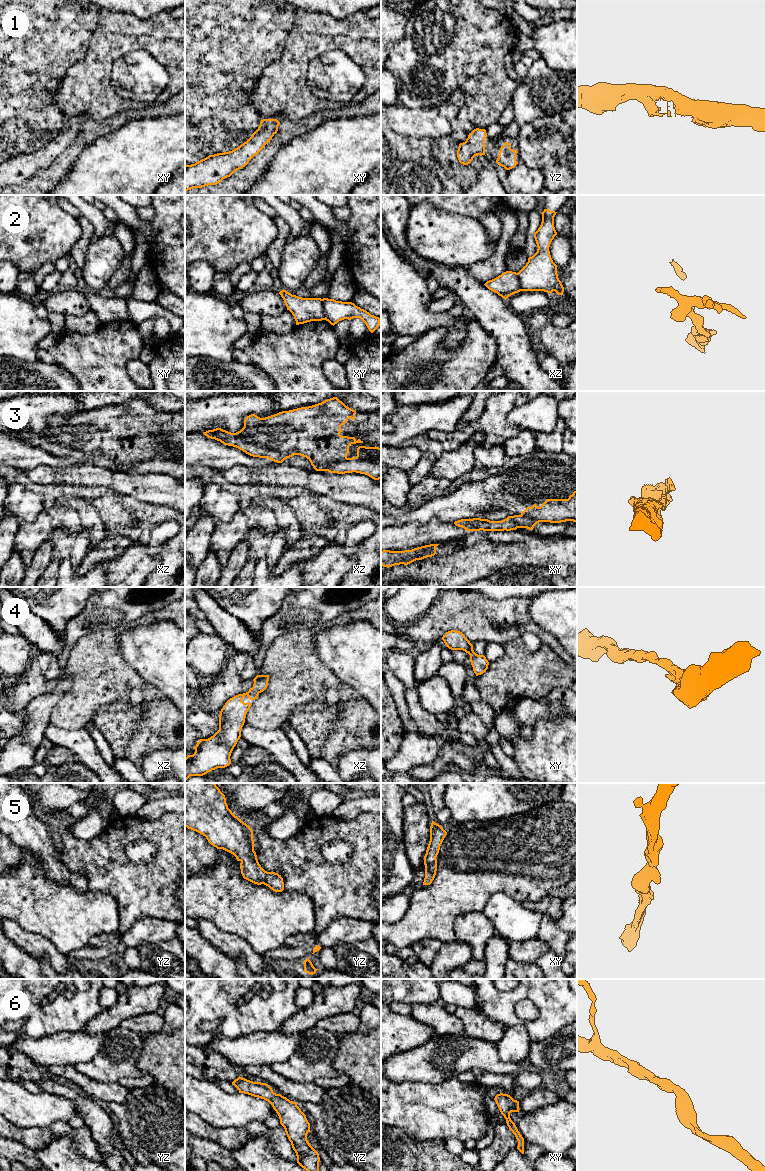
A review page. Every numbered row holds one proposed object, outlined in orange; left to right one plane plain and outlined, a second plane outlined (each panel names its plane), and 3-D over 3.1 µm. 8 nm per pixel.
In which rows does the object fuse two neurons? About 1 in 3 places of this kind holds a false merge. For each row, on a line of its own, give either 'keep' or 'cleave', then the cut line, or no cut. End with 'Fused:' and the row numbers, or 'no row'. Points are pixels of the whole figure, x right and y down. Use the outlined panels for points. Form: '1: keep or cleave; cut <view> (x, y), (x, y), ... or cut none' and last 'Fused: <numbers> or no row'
1: keep; cut none
2: cleave; cut xy (322, 299), (325, 319)
3: cleave; cut xz (347, 458), (335, 461), (326, 470)
4: keep; cut none
5: keep; cut none
6: keep; cut none
Fused: 2, 3

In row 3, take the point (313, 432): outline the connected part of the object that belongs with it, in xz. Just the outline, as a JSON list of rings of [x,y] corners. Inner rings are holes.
[[[333,397],[312,406],[282,411],[265,418],[251,414],[245,418],[244,427],[236,433],[216,428],[203,434],[253,457],[282,463],[287,458],[300,455],[306,457],[316,471],[327,471],[335,462],[347,459],[351,444],[363,443],[355,437],[340,435],[343,431],[341,426],[347,423],[349,418],[355,420],[355,414],[355,410]]]

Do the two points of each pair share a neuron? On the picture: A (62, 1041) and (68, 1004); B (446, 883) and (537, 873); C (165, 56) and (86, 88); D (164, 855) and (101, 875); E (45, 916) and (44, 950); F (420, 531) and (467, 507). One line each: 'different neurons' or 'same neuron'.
A: different neurons
B: same neuron
C: same neuron
D: same neuron
E: different neurons
F: different neurons

